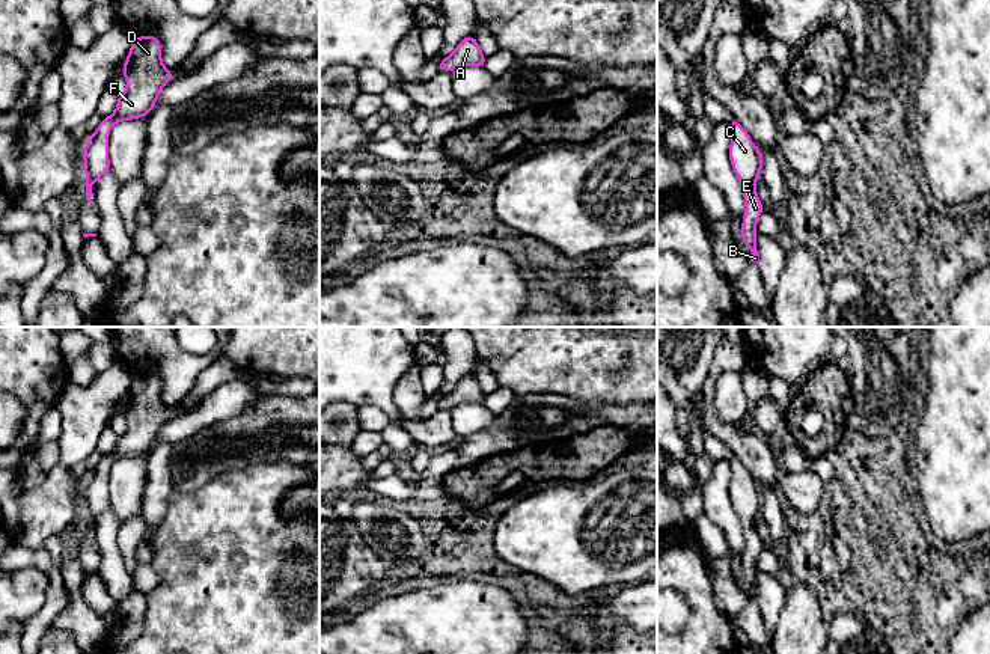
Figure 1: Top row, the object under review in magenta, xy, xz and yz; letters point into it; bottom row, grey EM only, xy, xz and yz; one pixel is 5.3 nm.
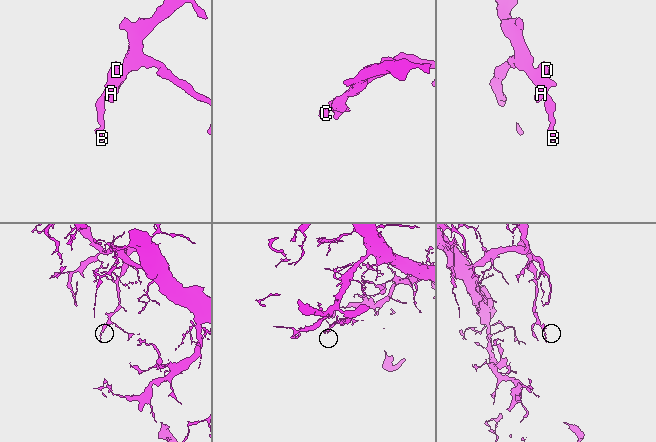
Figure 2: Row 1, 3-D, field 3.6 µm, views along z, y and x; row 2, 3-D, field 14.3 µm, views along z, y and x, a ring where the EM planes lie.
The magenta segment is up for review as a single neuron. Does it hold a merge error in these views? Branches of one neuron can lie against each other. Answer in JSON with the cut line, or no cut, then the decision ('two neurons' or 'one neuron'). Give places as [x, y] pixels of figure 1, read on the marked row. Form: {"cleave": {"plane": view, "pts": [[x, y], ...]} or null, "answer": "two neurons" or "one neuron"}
{"cleave": null, "answer": "one neuron"}

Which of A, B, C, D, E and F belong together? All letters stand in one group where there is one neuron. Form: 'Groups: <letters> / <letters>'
Groups: A B C D E F

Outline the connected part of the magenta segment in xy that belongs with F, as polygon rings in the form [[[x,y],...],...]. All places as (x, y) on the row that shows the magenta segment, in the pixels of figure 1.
[[[157,36],[133,38],[121,71],[127,78],[127,90],[119,93],[116,110],[102,119],[87,139],[83,152],[87,202],[92,196],[92,185],[112,169],[108,161],[110,128],[121,121],[142,119],[149,115],[160,90],[175,78],[161,62],[161,42]]]

